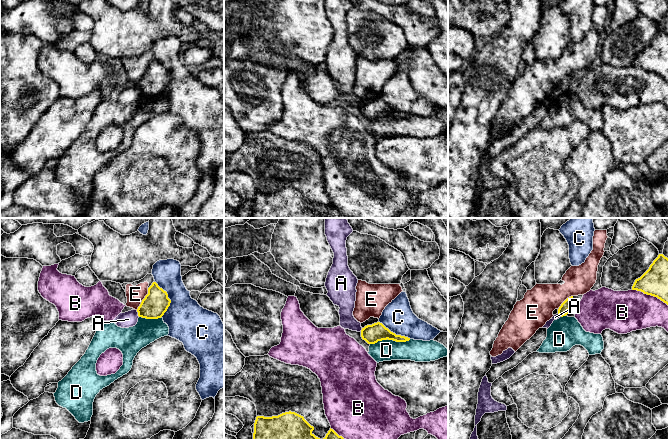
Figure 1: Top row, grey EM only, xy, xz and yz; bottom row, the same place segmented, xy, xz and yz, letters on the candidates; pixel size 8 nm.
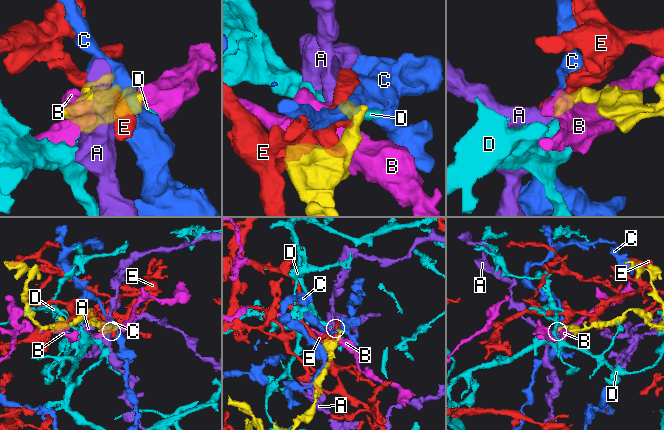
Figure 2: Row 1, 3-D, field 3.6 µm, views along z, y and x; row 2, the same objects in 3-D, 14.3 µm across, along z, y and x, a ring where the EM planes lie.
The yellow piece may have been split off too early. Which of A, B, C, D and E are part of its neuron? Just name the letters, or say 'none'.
none

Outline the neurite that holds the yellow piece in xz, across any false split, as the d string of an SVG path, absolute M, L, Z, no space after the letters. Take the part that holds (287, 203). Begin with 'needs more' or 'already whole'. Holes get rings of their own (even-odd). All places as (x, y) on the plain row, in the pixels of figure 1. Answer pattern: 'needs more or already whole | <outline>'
already whole | M285 188L278 192L257 192L252 218L353 218L339 212L330 204L323 215L316 213L303 192Z

